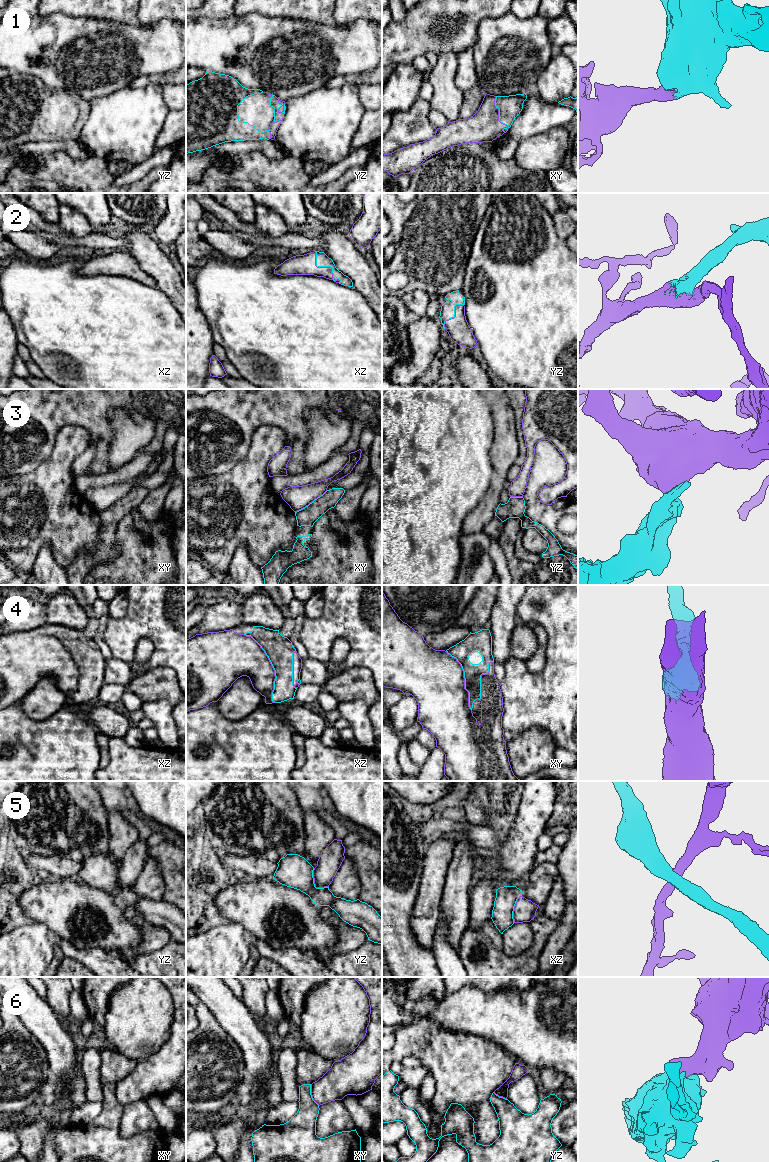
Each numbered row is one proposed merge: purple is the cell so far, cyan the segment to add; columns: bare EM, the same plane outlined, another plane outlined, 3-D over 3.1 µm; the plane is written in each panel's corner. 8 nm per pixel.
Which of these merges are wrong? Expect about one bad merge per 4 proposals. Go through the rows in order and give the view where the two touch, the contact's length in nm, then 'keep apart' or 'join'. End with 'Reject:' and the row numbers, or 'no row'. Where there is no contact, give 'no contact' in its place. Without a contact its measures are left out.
1: xy | 300 nm | join
2: xz | 320 nm | join
3: xy | 320 nm | keep apart
4: xz | 600 nm | join
5: yz | 200 nm | keep apart
6: xy | 190 nm | keep apart
Reject: 3, 5, 6

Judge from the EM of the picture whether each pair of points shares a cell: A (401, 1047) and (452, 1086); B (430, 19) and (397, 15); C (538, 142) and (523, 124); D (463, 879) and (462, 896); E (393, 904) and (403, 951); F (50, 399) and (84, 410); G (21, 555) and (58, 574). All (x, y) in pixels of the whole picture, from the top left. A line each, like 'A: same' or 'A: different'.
A: same
B: different
C: different
D: same
E: same
F: same
G: different

